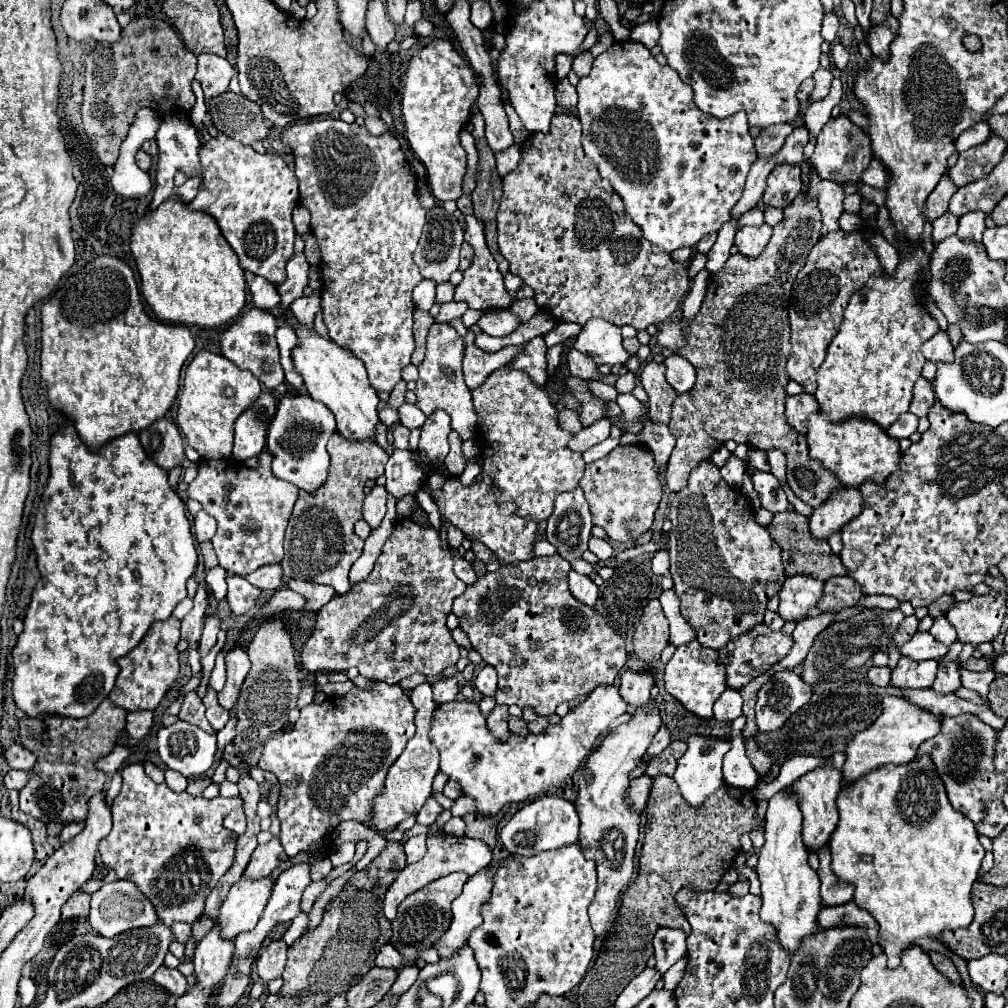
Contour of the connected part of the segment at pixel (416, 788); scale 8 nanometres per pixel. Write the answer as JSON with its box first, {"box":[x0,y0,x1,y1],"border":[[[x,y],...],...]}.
{"box":[364,682,438,830],"border":[[[424,682],[420,686],[416,686],[410,692],[410,700],[416,708],[416,734],[408,740],[408,746],[404,748],[404,752],[400,754],[400,758],[390,766],[388,774],[386,774],[386,782],[384,788],[378,796],[374,796],[372,800],[372,810],[370,810],[370,820],[364,824],[368,830],[386,830],[396,826],[398,822],[416,816],[418,810],[424,806],[426,798],[432,792],[432,780],[438,774],[438,750],[432,748],[430,740],[428,740],[428,730],[430,730],[430,722],[432,722],[432,714],[438,708],[432,702],[432,686],[430,682]]]}

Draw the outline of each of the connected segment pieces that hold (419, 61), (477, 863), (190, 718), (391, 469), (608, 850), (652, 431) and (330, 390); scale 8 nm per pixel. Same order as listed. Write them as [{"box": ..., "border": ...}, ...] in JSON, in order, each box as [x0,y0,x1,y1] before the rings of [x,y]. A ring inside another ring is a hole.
[{"box":[402,40,478,200],"border":[[[434,40],[414,52],[402,94],[402,116],[406,138],[414,154],[424,162],[430,192],[436,200],[458,200],[462,196],[462,178],[466,172],[466,152],[460,144],[460,132],[470,118],[470,104],[478,96],[474,70],[454,50],[450,40]]]},{"box":[384,832,492,920],"border":[[[438,832],[438,834],[428,836],[426,844],[428,844],[428,850],[426,850],[424,858],[414,862],[414,864],[408,864],[398,874],[398,878],[392,882],[392,886],[388,888],[386,898],[384,898],[384,914],[386,914],[388,920],[394,920],[396,908],[406,896],[424,888],[432,880],[438,880],[438,878],[448,876],[452,872],[466,872],[468,876],[474,876],[476,872],[488,868],[490,862],[492,862],[492,848],[482,840],[474,840],[474,838],[468,838],[468,836],[450,836],[446,832]]]},{"box":[178,690,216,734],"border":[[[192,690],[192,692],[188,692],[184,698],[182,698],[182,710],[180,710],[180,714],[178,714],[178,718],[180,720],[186,720],[186,722],[190,722],[190,724],[196,724],[196,726],[200,726],[202,730],[206,730],[208,734],[216,734],[214,732],[214,728],[206,722],[206,716],[204,716],[204,704],[202,704],[202,700],[198,698],[198,694]]]},{"box":[386,450,426,500],"border":[[[394,450],[386,464],[386,490],[400,500],[406,494],[416,494],[426,480],[426,468],[420,456],[412,450]]]},{"box":[576,706,660,936],"border":[[[644,706],[634,712],[634,718],[628,724],[618,726],[614,732],[606,736],[602,746],[588,758],[588,762],[580,768],[578,778],[578,800],[576,810],[580,816],[580,844],[586,858],[596,860],[598,870],[598,892],[592,900],[590,922],[596,936],[606,936],[612,922],[616,920],[616,904],[622,898],[624,890],[630,886],[634,874],[634,848],[638,842],[640,816],[630,812],[630,802],[626,798],[628,788],[628,772],[634,770],[636,760],[640,760],[654,734],[660,728],[660,714],[654,706]]]},{"box":[640,422,674,474],"border":[[[646,422],[644,434],[640,436],[640,440],[646,440],[646,446],[654,454],[656,468],[664,474],[670,460],[670,452],[674,448],[674,436],[670,434],[668,426],[652,426],[650,422]]]},{"box":[288,318,378,438],"border":[[[294,318],[288,320],[298,336],[298,344],[292,350],[292,360],[296,372],[304,378],[308,394],[330,408],[330,412],[336,416],[336,428],[346,438],[374,438],[374,426],[378,424],[378,396],[368,382],[362,360],[356,358],[352,350],[338,346],[334,340],[322,338],[316,328],[308,328],[306,324],[300,324]]]}]

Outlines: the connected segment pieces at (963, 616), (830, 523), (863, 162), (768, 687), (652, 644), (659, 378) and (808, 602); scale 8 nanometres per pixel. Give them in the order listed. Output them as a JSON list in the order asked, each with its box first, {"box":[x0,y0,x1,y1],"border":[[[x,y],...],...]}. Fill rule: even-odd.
[{"box":[946,590,1006,646],"border":[[[992,590],[986,596],[972,596],[968,602],[956,602],[946,620],[956,628],[958,642],[978,646],[992,642],[1006,616],[1006,594]]]},{"box":[810,490,862,538],"border":[[[840,490],[832,502],[820,506],[820,510],[814,510],[810,518],[810,532],[814,538],[828,538],[834,532],[840,532],[852,518],[860,514],[862,496],[860,490]]]},{"box":[808,116,873,184],"border":[[[838,116],[838,118],[832,118],[824,126],[822,134],[818,136],[816,150],[808,162],[810,162],[810,166],[816,166],[816,172],[822,180],[834,180],[840,184],[860,182],[862,172],[873,159],[871,148],[868,134],[864,134],[856,124],[852,124],[848,120],[848,116]]]},{"box":[756,670,812,732],"border":[[[778,670],[758,690],[756,722],[762,732],[778,730],[796,710],[808,704],[812,688],[792,670]]]},{"box":[634,600,668,662],"border":[[[650,600],[634,632],[634,652],[644,662],[654,662],[668,644],[668,620],[658,600]]]},{"box":[640,362,678,424],"border":[[[648,362],[640,372],[640,384],[648,394],[650,422],[668,424],[672,400],[678,396],[672,386],[664,378],[664,366],[656,362]]]},{"box":[778,576,824,622],"border":[[[794,576],[786,578],[780,590],[780,608],[778,614],[784,622],[798,622],[808,618],[808,610],[818,604],[822,598],[824,582],[814,580],[810,576]]]}]

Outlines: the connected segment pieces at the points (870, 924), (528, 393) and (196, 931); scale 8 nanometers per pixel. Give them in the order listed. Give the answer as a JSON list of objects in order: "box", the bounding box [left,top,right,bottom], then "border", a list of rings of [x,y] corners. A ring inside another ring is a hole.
[{"box":[818,902,878,942],"border":[[[846,902],[840,906],[824,906],[818,914],[818,924],[824,930],[840,928],[840,926],[858,926],[866,930],[872,942],[878,942],[876,940],[876,934],[878,934],[876,920],[866,910],[858,908],[854,902]]]},{"box":[472,366,584,522],"border":[[[502,366],[494,370],[482,386],[472,390],[472,402],[478,416],[478,436],[482,442],[482,472],[474,478],[476,482],[482,482],[484,476],[492,478],[490,492],[498,498],[496,502],[514,502],[516,504],[516,516],[534,522],[544,522],[554,512],[554,498],[566,490],[578,488],[580,478],[584,476],[584,458],[580,452],[574,452],[568,448],[568,442],[572,440],[572,432],[560,428],[558,422],[558,410],[552,404],[550,396],[544,388],[540,388],[524,370],[516,370],[510,366]]]},{"box":[192,914,214,946],"border":[[[202,914],[200,918],[192,925],[192,935],[196,940],[196,946],[198,942],[205,936],[205,934],[212,928],[214,925],[214,920],[208,918],[206,914]]]}]

